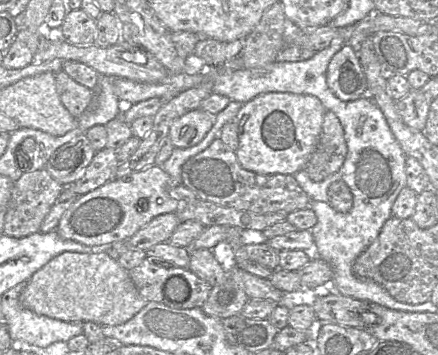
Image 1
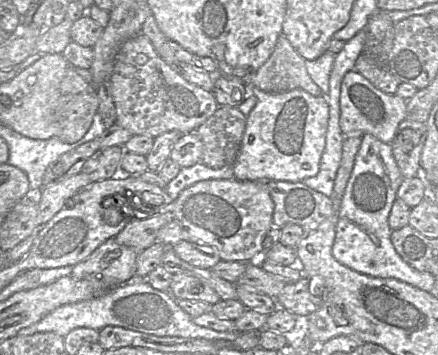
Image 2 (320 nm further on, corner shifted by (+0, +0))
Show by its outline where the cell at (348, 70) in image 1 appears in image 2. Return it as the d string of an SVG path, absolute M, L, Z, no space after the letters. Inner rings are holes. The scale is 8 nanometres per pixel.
M355 69L343 77L340 93L340 128L344 136L371 134L378 140L391 144L399 124L406 119L407 101L397 94L386 94L376 88Z

